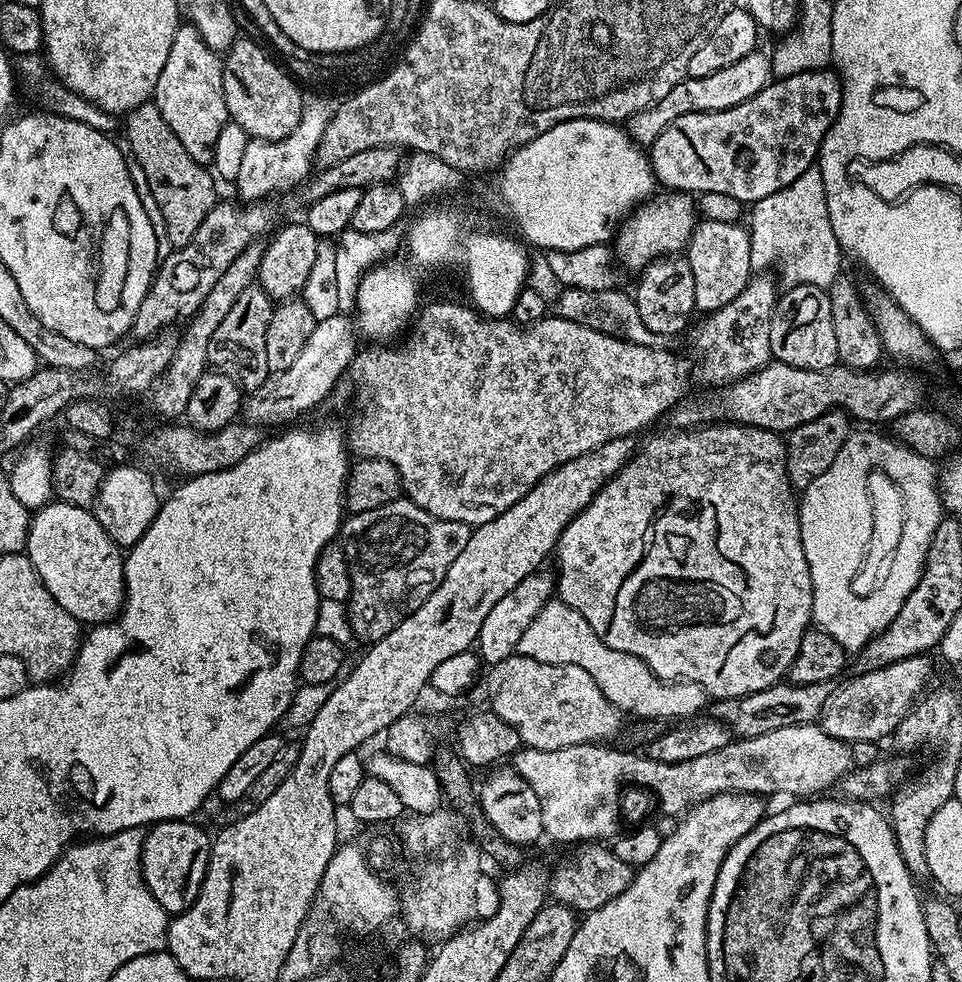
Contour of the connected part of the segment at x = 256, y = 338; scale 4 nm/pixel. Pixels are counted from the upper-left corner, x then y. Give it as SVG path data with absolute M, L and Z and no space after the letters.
M259 283L251 284L242 294L238 294L238 302L230 306L230 314L222 318L218 330L214 330L214 338L210 338L208 347L208 363L217 372L225 372L234 382L240 385L245 393L254 391L270 374L266 366L266 326L270 326L274 301L265 294Z

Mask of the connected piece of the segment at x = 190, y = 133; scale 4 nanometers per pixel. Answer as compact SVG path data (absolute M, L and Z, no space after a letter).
M184 22L174 34L174 46L166 57L166 66L158 74L158 86L154 103L166 118L166 126L174 130L178 142L194 162L211 165L214 158L214 144L222 126L229 124L226 110L226 90L224 89L223 59L198 34L193 24Z

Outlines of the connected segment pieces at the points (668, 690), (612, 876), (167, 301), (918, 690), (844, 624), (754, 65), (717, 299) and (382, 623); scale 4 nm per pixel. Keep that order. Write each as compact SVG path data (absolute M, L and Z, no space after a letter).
M553 598L541 608L541 612L530 622L522 638L518 640L515 651L526 658L534 658L538 662L550 662L551 664L569 664L570 666L582 666L594 682L598 682L598 690L606 694L606 698L614 707L619 708L621 713L628 712L632 718L661 718L660 716L682 716L678 718L692 718L697 715L700 708L702 693L698 685L687 682L669 682L659 680L641 660L634 658L634 654L622 654L622 650L610 650L594 630L590 630L590 622L578 614L570 605L565 604L559 598Z
M590 842L569 852L572 853L568 860L562 861L557 868L553 867L548 877L548 892L555 903L566 904L577 914L597 912L606 906L606 902L618 898L626 886L630 886L634 870L622 862L622 858L618 858L611 847L600 842Z
M284 198L235 203L216 203L210 214L202 218L202 226L198 226L194 238L190 238L186 246L172 248L169 256L159 261L146 298L142 298L138 306L138 314L130 329L131 339L148 340L160 331L163 333L176 326L179 320L187 321L195 316L206 294L214 290L214 282L222 278L222 273L229 268L230 262L234 262L234 258L238 258L238 254L242 254L246 246L267 237L281 223L280 215L288 208Z
M927 655L911 656L878 670L853 675L853 680L846 681L837 692L835 689L829 695L818 721L820 727L826 730L826 734L845 742L880 742L883 736L891 737L929 683L932 664L928 659Z
M864 430L868 432L856 432L847 441L841 443L838 454L830 466L814 482L810 482L808 488L803 489L798 500L800 513L800 533L802 534L802 550L806 552L806 562L810 568L810 582L812 583L812 624L817 629L834 638L834 642L844 648L848 654L859 653L861 648L866 647L872 639L902 610L902 602L910 598L910 590L918 586L920 575L926 562L926 554L930 550L930 542L934 538L934 530L938 530L942 519L942 505L940 503L940 490L938 487L938 468L931 460L927 460L922 454L910 450L905 444L893 438L891 435L883 436L880 430Z
M757 50L746 54L746 58L738 58L738 62L718 70L715 74L706 74L706 78L694 78L685 76L666 98L658 98L649 108L643 108L629 116L626 121L626 131L628 136L641 149L651 149L653 142L674 122L674 118L682 118L682 114L694 114L695 112L717 112L718 110L730 110L758 94L758 90L765 88L773 79L772 61L769 53L763 50Z
M701 219L692 238L688 241L686 258L690 262L690 270L694 270L694 302L696 312L707 314L714 310L722 310L726 302L734 302L738 294L754 275L754 265L750 258L749 229L743 223L714 222Z
M407 498L378 506L378 510L351 513L342 524L342 543L350 566L350 594L346 605L353 637L367 642L386 638L386 634L390 634L390 630L394 630L413 608L422 606L422 602L434 594L442 578L446 578L446 570L454 558L458 558L466 542L470 542L471 533L469 525L438 518Z

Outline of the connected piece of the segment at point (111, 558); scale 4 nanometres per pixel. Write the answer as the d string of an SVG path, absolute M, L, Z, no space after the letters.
M63 502L45 504L31 517L28 525L26 555L38 578L42 578L46 590L54 594L54 602L58 602L58 606L62 606L62 610L66 610L74 619L95 626L115 620L120 615L124 607L124 556L120 545L112 541L106 530L102 530L95 511Z

